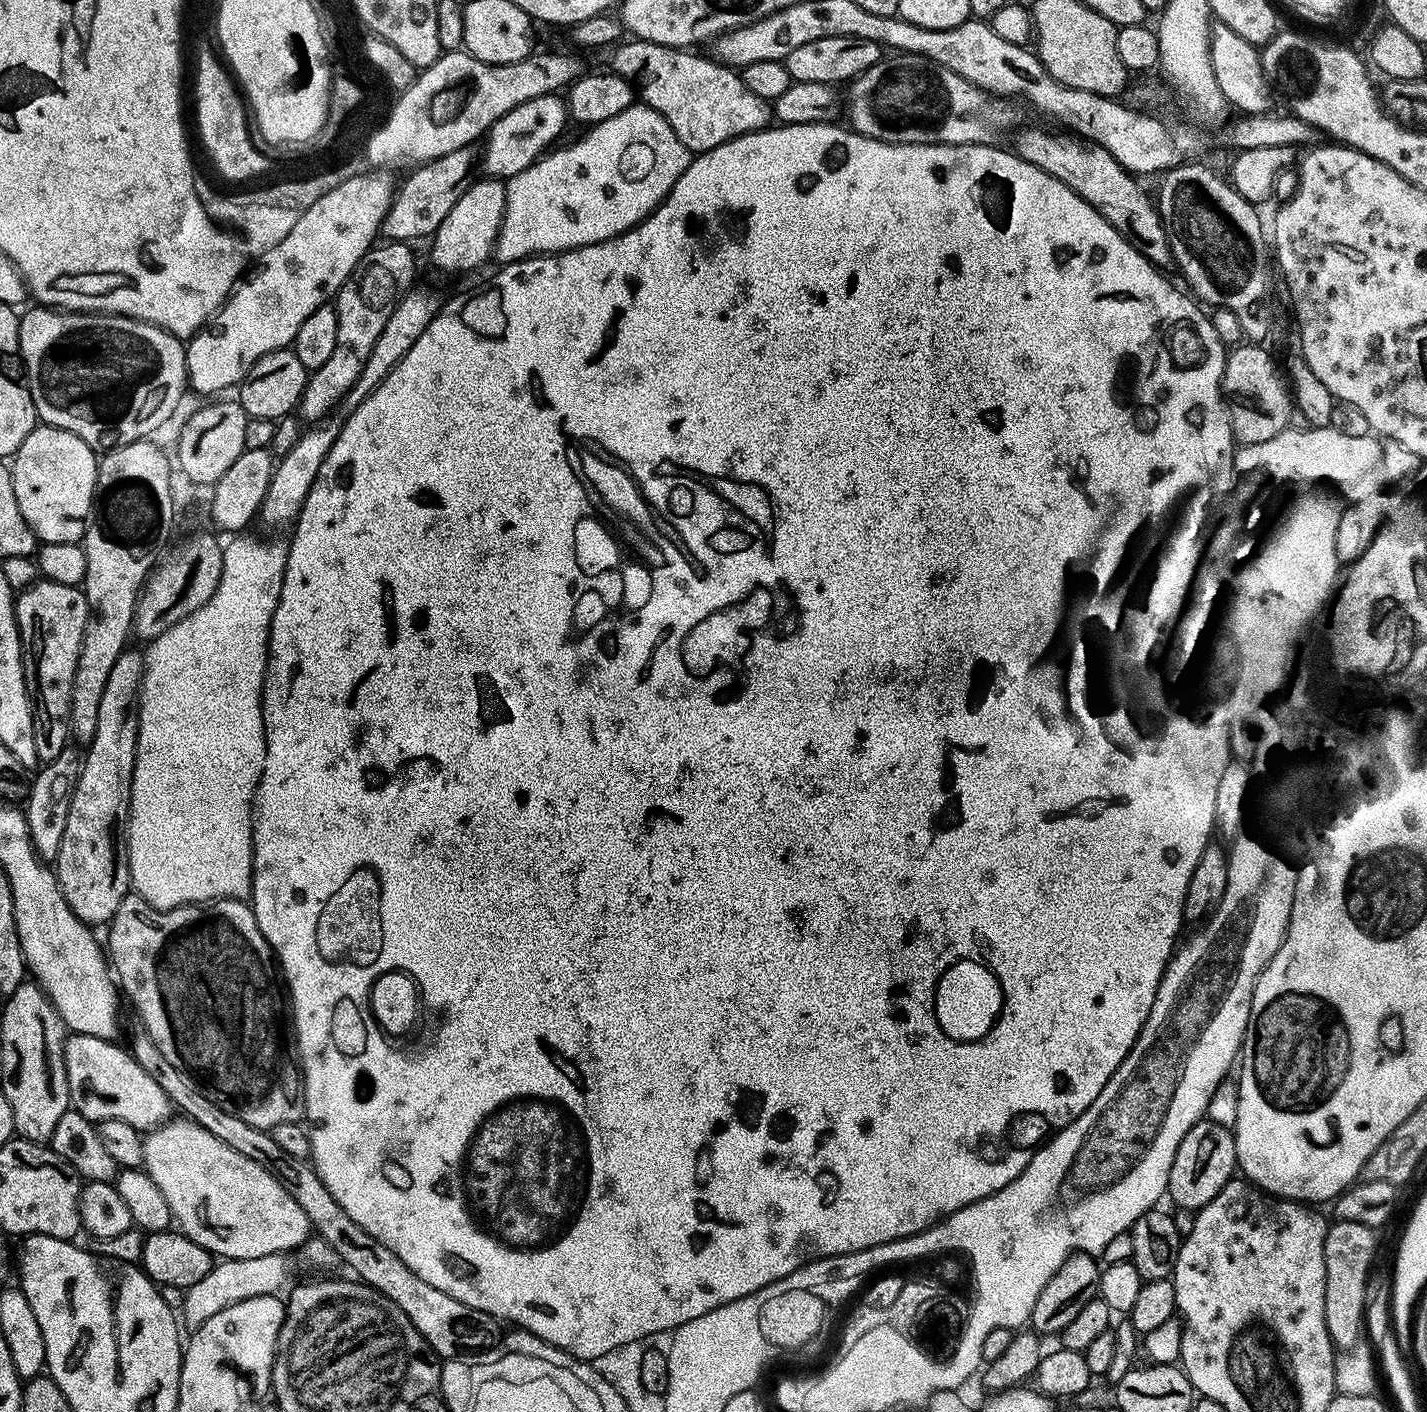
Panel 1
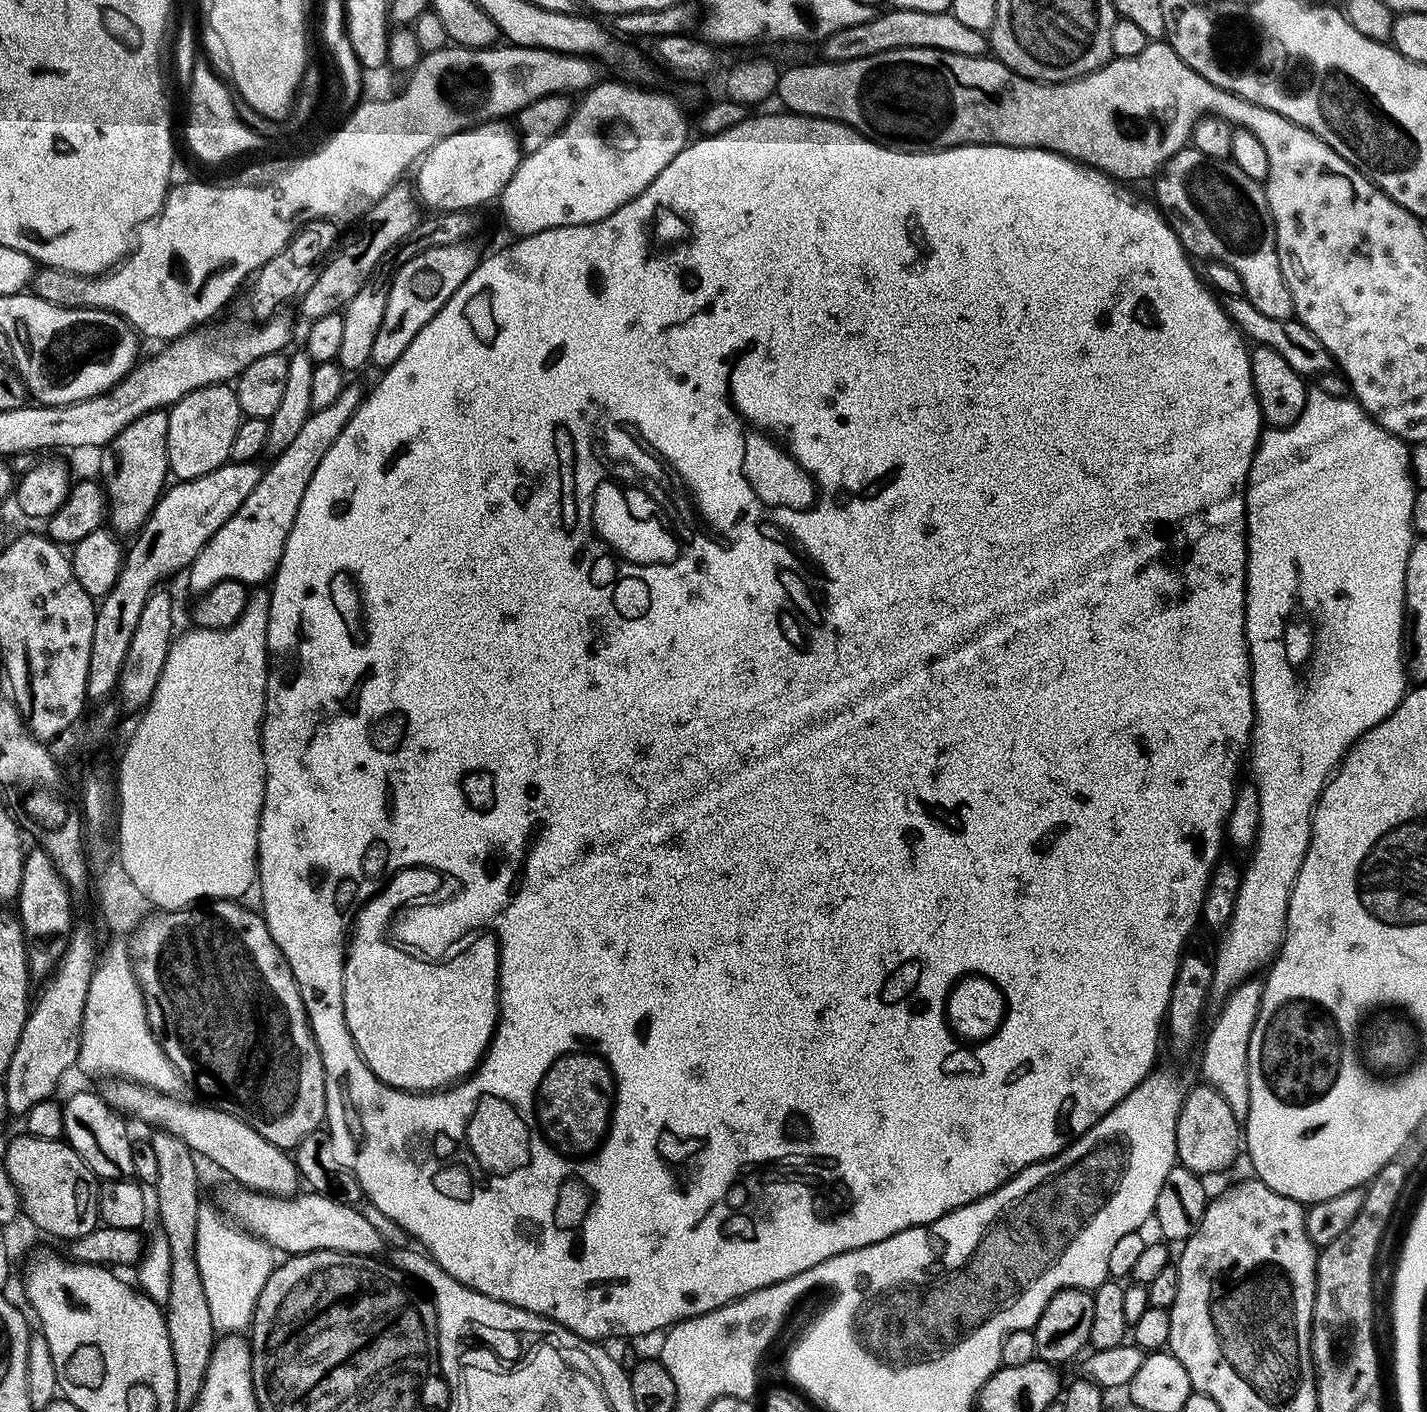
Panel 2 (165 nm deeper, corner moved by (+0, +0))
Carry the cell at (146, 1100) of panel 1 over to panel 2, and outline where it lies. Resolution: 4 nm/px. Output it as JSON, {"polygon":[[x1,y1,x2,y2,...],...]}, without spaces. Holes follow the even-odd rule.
{"polygon":[[117,1079,115,1082,105,1084,108,1085,102,1088,102,1095,104,1101,111,1108,116,1109,125,1117,133,1116,134,1119,141,1120,144,1124,156,1124,152,1126,174,1134,174,1138,182,1138,182,1142,186,1142,186,1146,193,1154,200,1158,205,1156,210,1163,217,1164,226,1175,236,1179,233,1181,237,1185,250,1188,255,1192,269,1192,272,1196,290,1196,297,1191,298,1173,295,1159,285,1149,274,1146,274,1142,262,1138,262,1134,258,1134,258,1130,254,1130,246,1122,242,1122,242,1118,238,1118,232,1112,223,1111,216,1106,199,1108,196,1104,188,1105,184,1100,176,1100,180,1098,175,1095,155,1092,145,1084,135,1084,133,1080]]}

